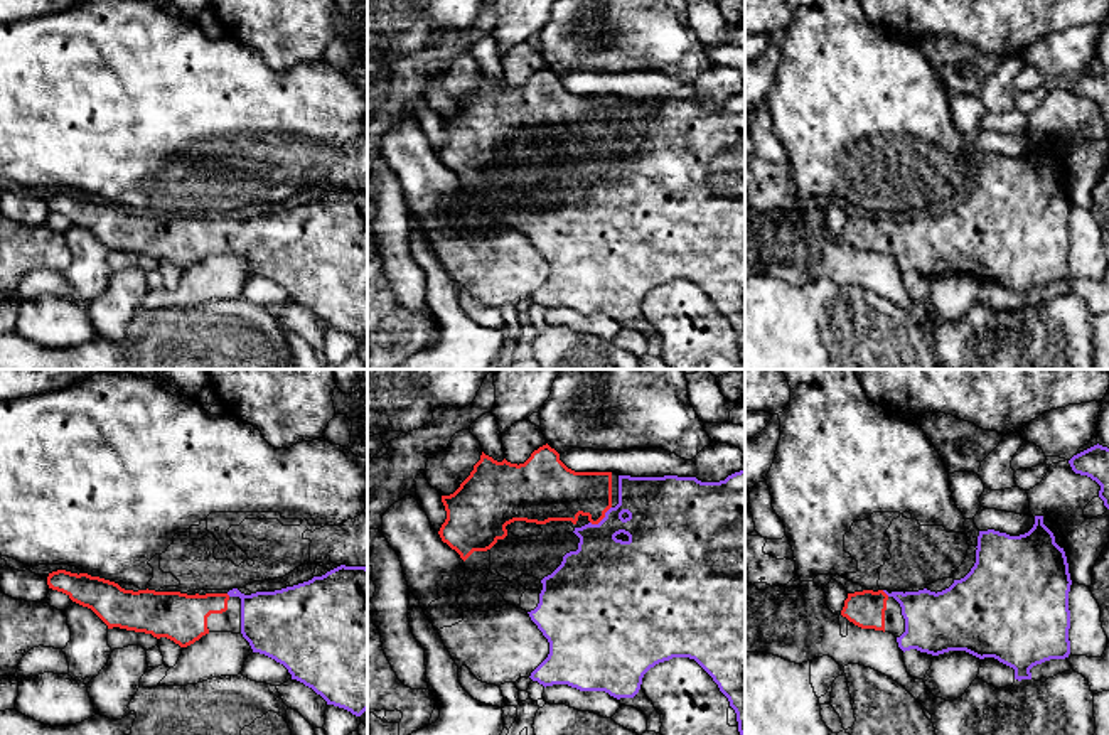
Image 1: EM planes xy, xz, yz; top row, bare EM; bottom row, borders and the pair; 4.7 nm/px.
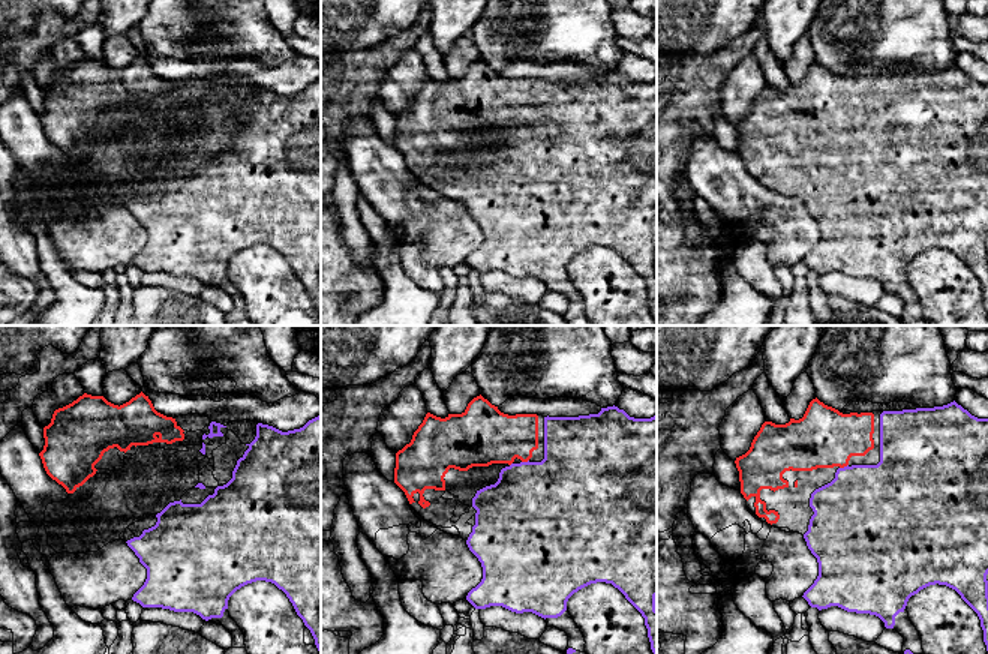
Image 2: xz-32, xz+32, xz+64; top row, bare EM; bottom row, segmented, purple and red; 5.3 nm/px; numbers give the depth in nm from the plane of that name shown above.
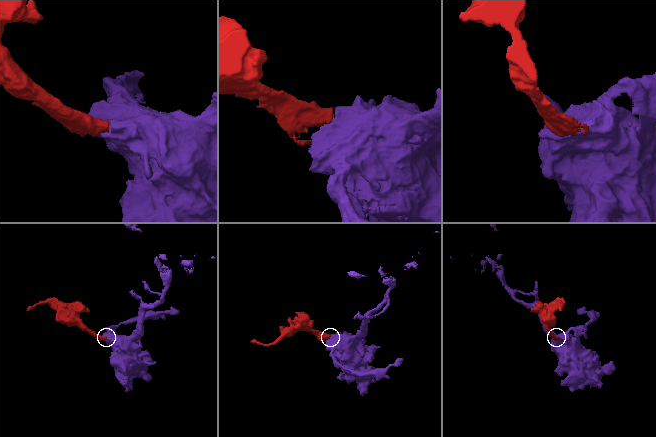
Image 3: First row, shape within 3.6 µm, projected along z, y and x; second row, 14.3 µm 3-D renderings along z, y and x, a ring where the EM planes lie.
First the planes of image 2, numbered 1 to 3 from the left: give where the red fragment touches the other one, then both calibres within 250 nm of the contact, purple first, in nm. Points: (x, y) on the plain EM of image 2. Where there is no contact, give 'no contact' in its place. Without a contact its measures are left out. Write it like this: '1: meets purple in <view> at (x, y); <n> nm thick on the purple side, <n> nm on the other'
1: no contact
2: meets purple in xz+32 at (525, 126); 500 nm thick on the purple side, 300 nm on the other
3: meets purple in xz+64 at (844, 131); 460 nm thick on the purple side, 320 nm on the other

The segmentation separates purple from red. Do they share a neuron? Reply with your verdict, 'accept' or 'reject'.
accept

